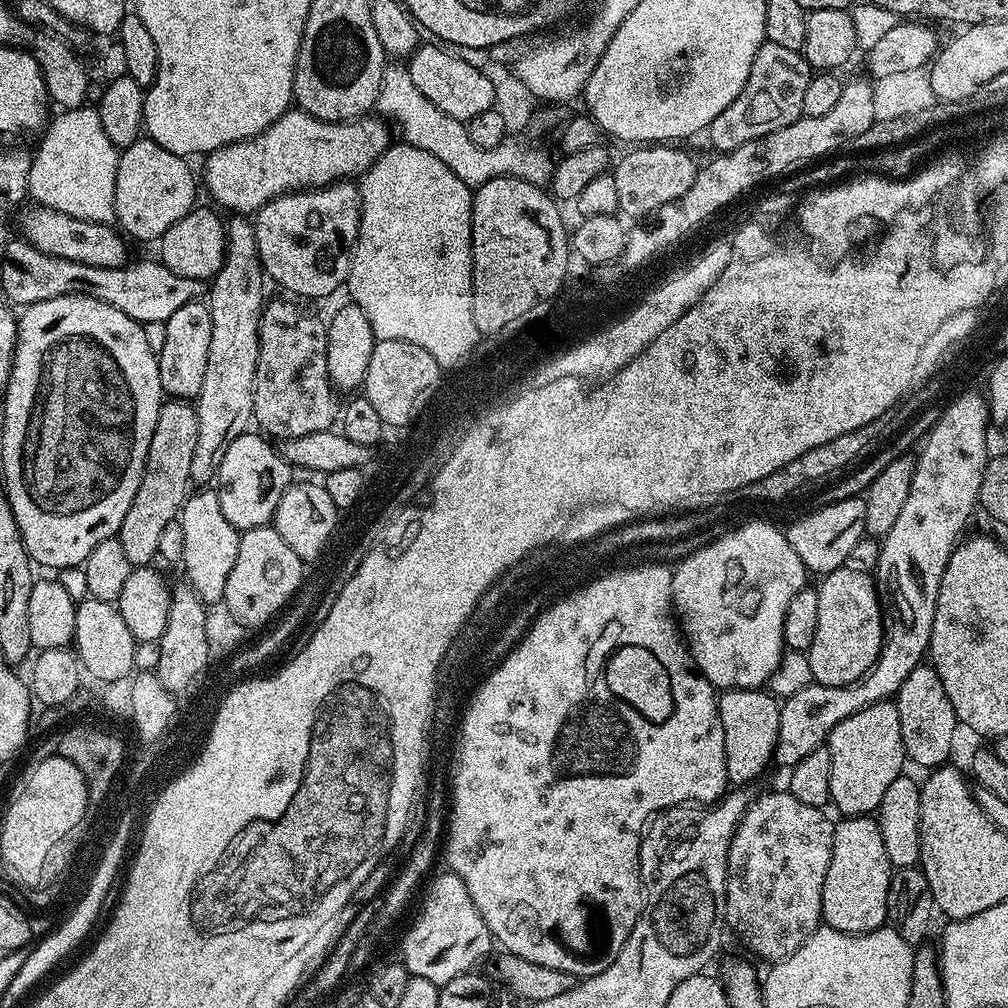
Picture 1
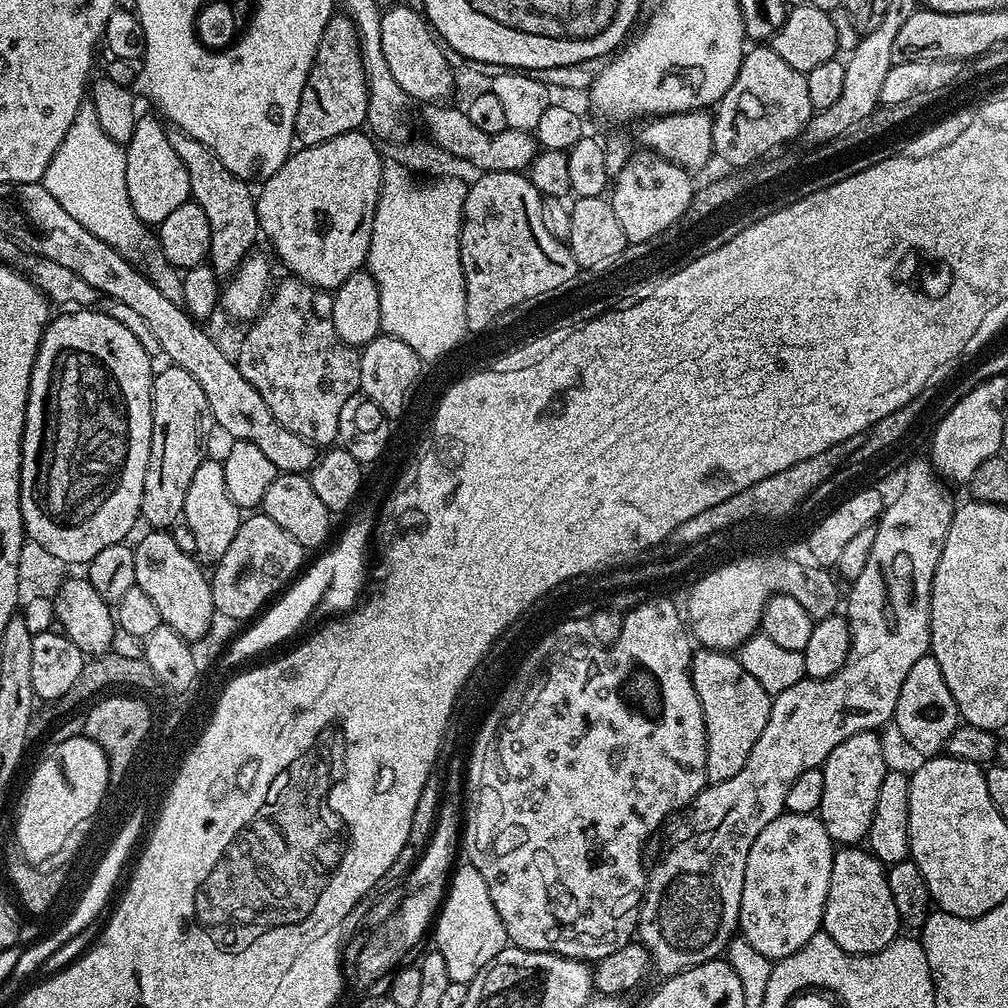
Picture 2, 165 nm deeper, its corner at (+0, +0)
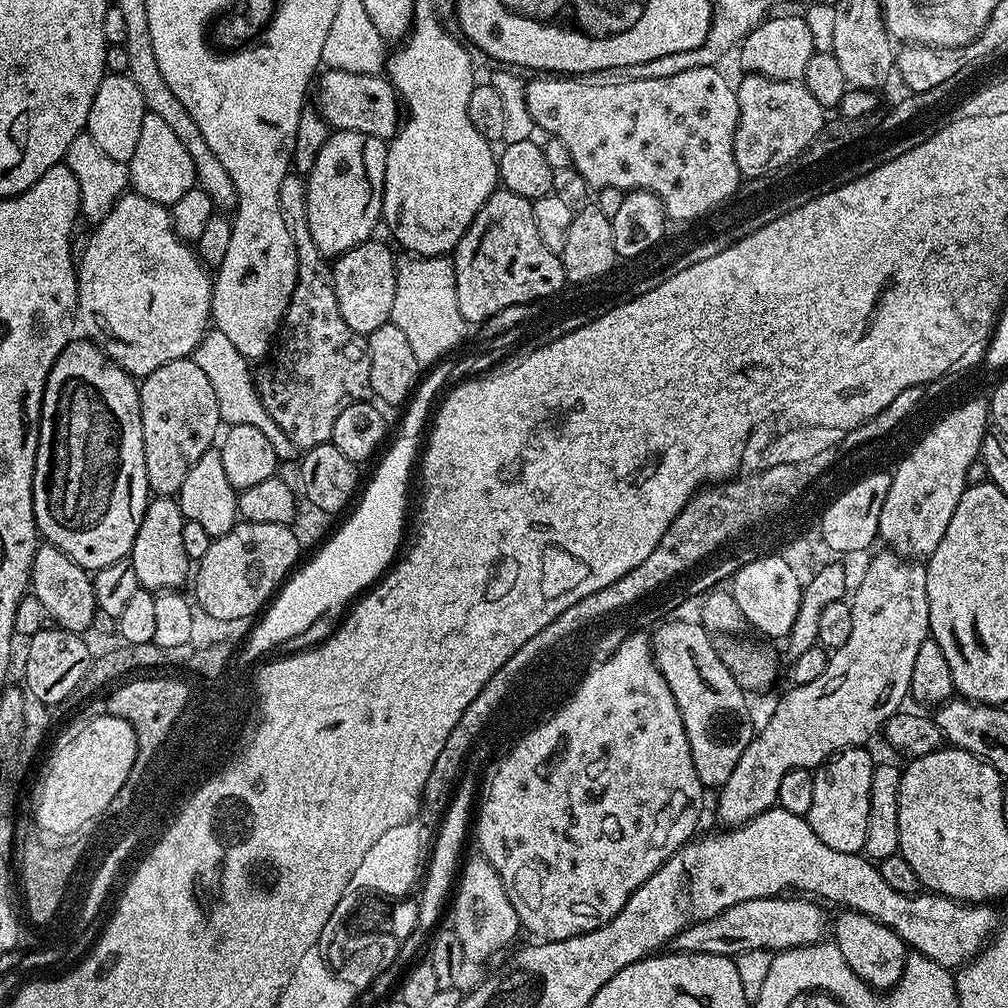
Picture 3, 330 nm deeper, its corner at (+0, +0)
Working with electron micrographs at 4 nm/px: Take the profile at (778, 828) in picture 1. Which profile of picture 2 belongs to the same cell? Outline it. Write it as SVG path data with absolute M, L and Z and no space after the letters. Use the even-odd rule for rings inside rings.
M781 812L774 822L763 828L762 834L754 838L750 854L746 858L746 878L742 878L742 902L740 903L739 935L754 950L766 954L774 962L802 950L812 935L821 931L826 910L826 894L830 890L830 870L834 855L834 842L826 834L819 815Z

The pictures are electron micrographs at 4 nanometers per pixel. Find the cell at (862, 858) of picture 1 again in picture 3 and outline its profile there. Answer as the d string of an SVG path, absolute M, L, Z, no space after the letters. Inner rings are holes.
M844 910L839 913L841 916L834 920L834 942L838 950L842 950L842 958L846 958L846 966L877 990L887 990L894 987L902 978L904 973L904 962L908 959L910 952L904 940L898 938L890 926L879 924L874 918L870 918L861 912Z

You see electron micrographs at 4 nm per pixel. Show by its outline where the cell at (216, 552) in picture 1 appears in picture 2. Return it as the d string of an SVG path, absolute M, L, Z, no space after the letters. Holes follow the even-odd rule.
M205 458L190 482L190 490L186 490L186 502L182 517L183 523L188 524L190 531L194 534L197 561L208 566L215 565L216 561L222 558L222 554L226 554L230 542L234 542L234 534L238 534L241 519L242 509L232 501L226 490L226 474L223 463L219 459Z

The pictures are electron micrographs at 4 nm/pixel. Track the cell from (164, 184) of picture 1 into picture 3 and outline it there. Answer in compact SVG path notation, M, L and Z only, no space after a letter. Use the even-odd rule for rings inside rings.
M153 112L144 113L138 144L127 165L131 191L137 192L142 198L150 198L150 202L171 206L178 202L178 198L182 198L182 194L186 194L186 190L195 188L198 184L194 162L186 151L186 146L182 146L178 134L170 130L170 125Z

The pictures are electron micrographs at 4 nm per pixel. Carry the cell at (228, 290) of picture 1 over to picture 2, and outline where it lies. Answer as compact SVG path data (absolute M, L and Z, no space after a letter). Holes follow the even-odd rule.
M168 124L166 138L170 138L170 146L174 146L174 154L182 158L186 166L186 174L190 174L191 199L202 210L206 210L206 219L210 222L210 250L208 255L213 268L235 270L240 262L257 247L256 236L261 235L260 219L256 213L256 196L250 189L249 181L240 180L222 162L218 162L218 154L214 154L202 142L190 138L186 130Z

